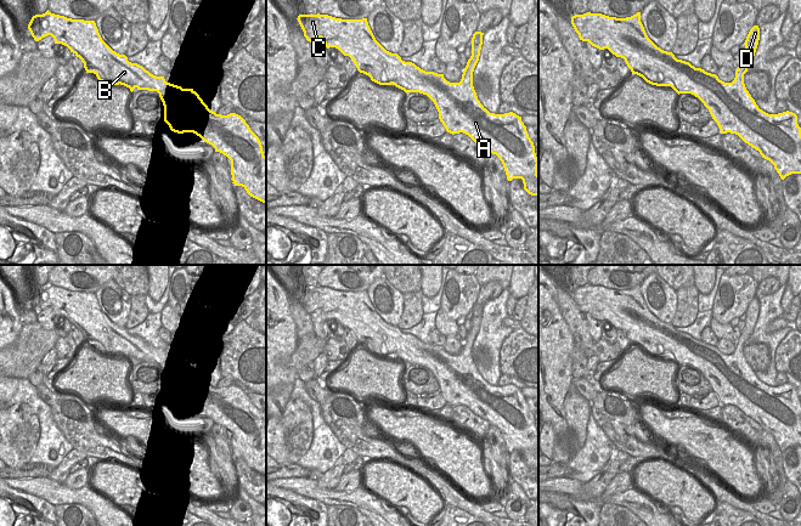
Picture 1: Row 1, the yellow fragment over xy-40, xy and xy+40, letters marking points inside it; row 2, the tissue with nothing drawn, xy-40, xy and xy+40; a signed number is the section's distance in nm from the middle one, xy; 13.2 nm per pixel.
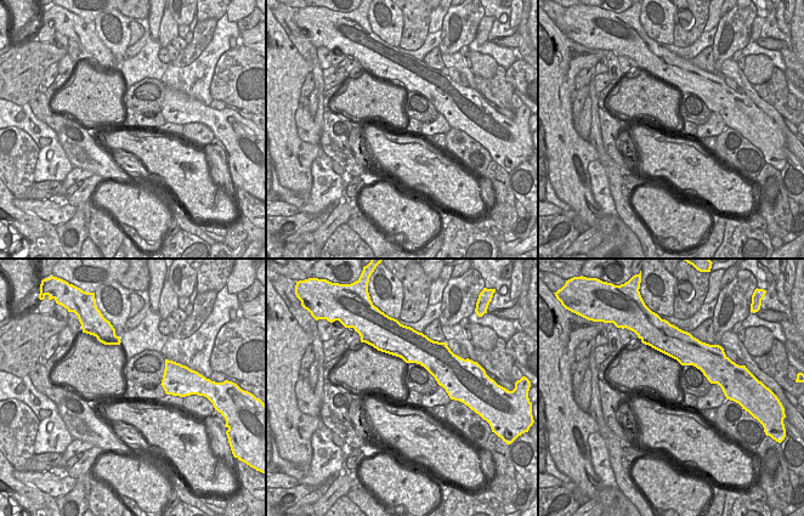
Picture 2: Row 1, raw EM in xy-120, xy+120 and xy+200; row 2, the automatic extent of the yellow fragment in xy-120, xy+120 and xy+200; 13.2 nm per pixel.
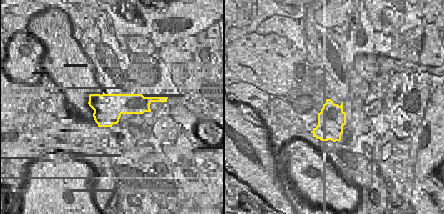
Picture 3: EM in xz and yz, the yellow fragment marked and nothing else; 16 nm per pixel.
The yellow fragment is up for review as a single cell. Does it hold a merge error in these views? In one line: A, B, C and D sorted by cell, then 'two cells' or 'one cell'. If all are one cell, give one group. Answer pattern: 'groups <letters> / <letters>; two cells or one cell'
groups A B C D; one cell

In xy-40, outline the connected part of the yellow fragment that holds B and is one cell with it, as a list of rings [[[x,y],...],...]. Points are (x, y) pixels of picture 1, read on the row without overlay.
[[[49,282],[43,287],[32,289],[28,301],[35,313],[51,307],[55,316],[67,318],[70,324],[81,332],[86,345],[94,345],[105,356],[124,357],[132,364],[137,362],[157,363],[164,378],[164,394],[170,402],[177,406],[193,405],[203,413],[211,417],[215,424],[220,424],[231,432],[232,456],[242,458],[247,465],[266,475],[266,429],[259,409],[250,402],[246,392],[236,386],[216,386],[210,383],[193,361],[167,355],[164,349],[156,349],[137,335],[128,333],[125,327],[113,323],[101,310],[95,293],[72,292],[51,285]]]

